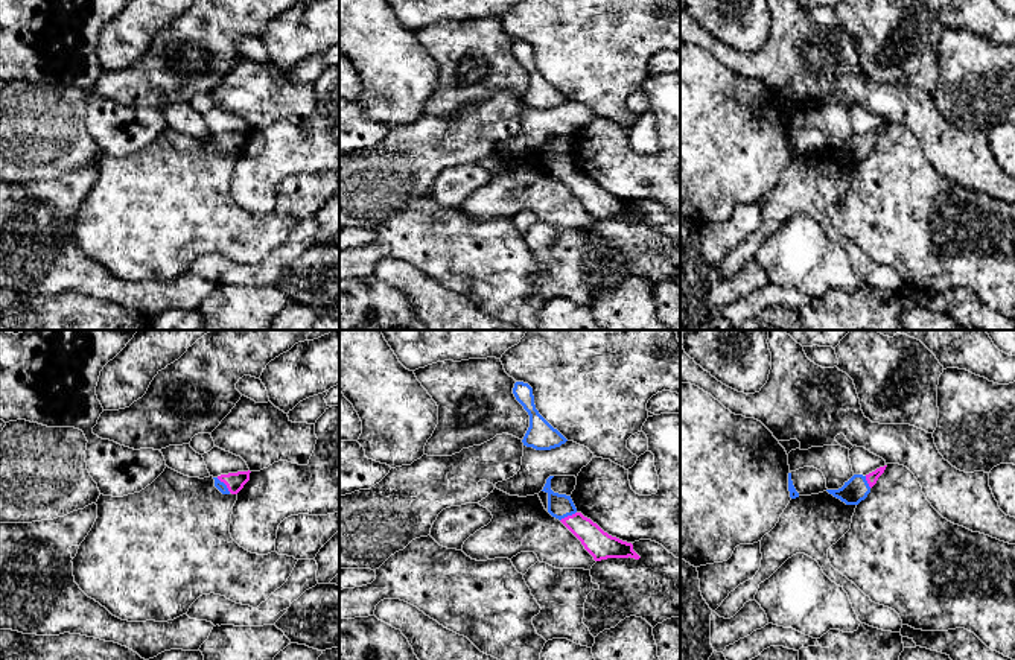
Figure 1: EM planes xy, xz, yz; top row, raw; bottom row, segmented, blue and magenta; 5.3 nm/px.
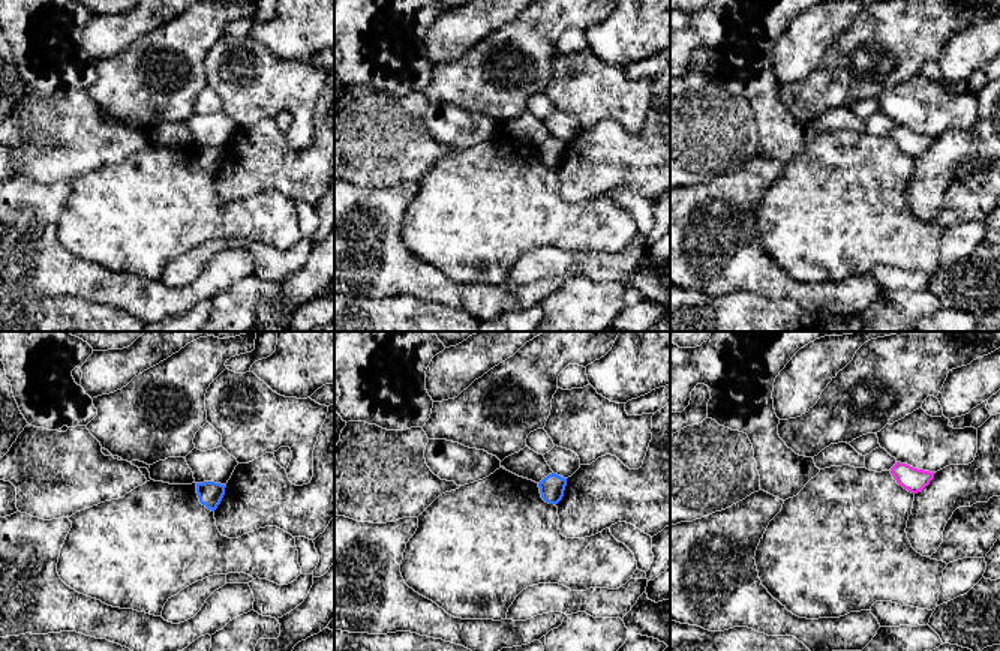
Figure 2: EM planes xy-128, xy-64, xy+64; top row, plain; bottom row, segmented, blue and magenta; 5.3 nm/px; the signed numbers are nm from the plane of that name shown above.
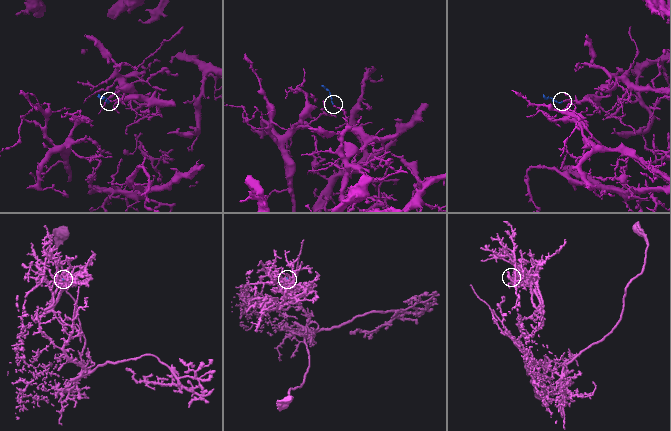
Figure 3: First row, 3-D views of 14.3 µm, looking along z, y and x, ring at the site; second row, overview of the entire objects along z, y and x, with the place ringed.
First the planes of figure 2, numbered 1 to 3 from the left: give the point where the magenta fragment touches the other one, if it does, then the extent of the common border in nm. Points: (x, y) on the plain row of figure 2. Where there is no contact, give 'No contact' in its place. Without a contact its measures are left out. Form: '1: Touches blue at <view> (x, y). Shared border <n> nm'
1: No contact
2: No contact
3: No contact

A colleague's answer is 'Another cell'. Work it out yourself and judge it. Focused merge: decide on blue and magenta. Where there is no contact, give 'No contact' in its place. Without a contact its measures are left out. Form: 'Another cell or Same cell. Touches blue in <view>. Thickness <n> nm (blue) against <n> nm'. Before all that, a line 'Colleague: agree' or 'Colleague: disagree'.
Colleague: disagree
Same cell. Touches blue in xy. Thickness 50 nm (blue) against 100 nm

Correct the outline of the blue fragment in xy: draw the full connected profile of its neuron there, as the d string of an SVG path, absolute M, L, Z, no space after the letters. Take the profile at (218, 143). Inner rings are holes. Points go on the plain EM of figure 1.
M250 129L248 131L237 131L237 132L228 132L228 134L221 134L215 138L215 146L222 152L222 154L237 154L243 144L250 140Z

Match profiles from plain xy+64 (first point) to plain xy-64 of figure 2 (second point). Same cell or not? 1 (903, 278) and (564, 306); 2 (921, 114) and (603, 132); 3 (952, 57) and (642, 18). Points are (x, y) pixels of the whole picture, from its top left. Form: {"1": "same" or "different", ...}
{"1": "different", "2": "different", "3": "same"}

